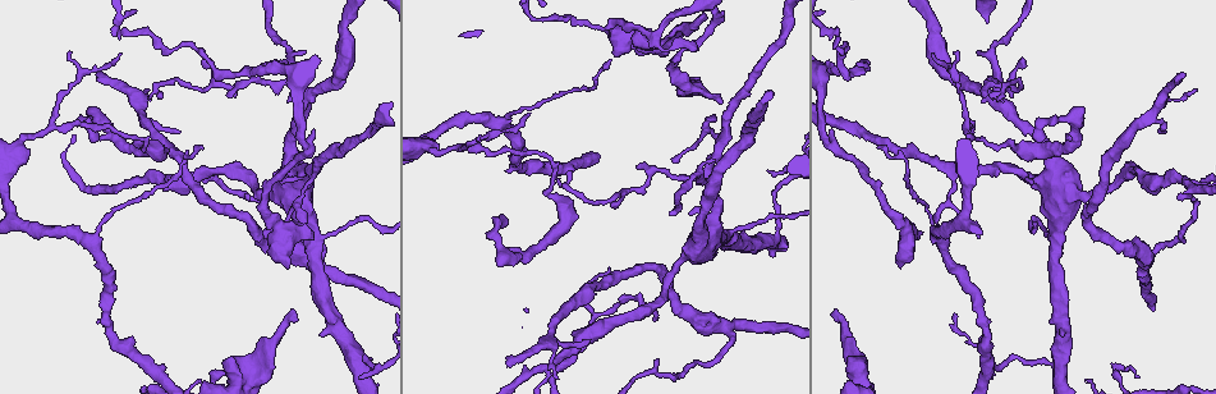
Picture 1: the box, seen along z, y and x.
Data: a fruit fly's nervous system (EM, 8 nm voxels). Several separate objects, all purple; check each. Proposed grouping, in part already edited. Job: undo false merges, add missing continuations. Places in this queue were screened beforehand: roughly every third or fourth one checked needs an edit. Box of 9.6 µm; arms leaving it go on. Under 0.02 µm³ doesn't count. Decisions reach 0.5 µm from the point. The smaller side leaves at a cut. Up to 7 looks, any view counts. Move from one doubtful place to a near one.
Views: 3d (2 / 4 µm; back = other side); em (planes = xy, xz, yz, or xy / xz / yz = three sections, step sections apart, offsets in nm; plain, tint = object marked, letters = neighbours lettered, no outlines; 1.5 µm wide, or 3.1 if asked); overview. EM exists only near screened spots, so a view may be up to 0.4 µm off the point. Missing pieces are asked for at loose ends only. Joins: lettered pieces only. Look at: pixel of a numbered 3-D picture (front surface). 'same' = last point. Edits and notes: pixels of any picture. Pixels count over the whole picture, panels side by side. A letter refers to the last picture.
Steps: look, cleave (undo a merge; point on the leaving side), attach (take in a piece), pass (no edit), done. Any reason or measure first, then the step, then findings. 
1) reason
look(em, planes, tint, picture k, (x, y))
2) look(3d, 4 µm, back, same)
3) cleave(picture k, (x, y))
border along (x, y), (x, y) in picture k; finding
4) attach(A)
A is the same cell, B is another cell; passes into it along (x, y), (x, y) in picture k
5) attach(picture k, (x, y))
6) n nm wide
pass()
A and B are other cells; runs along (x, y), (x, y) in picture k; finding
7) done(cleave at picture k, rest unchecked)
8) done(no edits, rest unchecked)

an open end
look(em, planes, letters, picture 1, (310, 239))

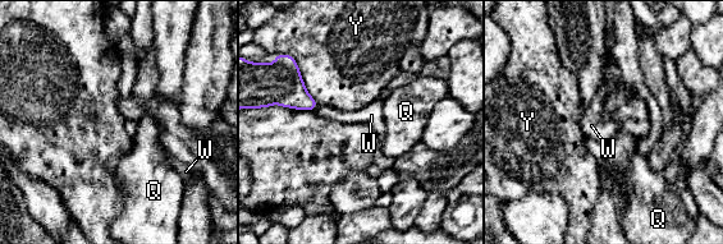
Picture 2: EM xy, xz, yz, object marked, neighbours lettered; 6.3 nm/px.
pass()
Q, W and Y are other cells; border along (319, 104), (312, 110) in picture 2; no lettered piece goes on from it

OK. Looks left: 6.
free end
look(em, planes, letters, picture 1, (297, 321))

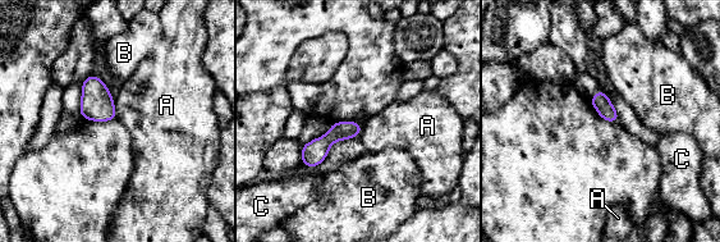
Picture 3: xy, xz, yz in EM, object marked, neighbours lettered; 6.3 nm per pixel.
110 nm wide
pass()
A, B and C are other cells; runs along (357, 127), (336, 132), (305, 160) in picture 3; none of them fits

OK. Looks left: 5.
arms part here
look(em, xz, step 8, letters, picture 1, (245, 72))

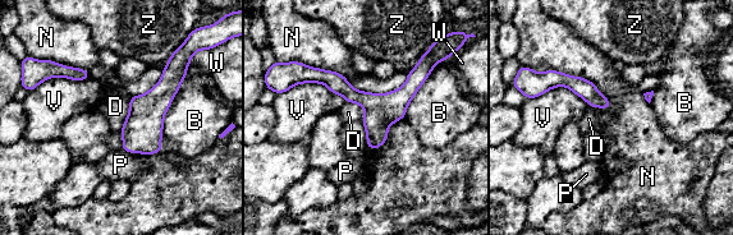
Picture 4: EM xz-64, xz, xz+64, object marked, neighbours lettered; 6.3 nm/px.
pass()
B, D, N, P, V, W and Z are other cells; runs along (431, 60), (395, 101), (324, 79) in picture 4; all the same neuron

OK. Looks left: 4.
done(no edits, rest unchecked)

